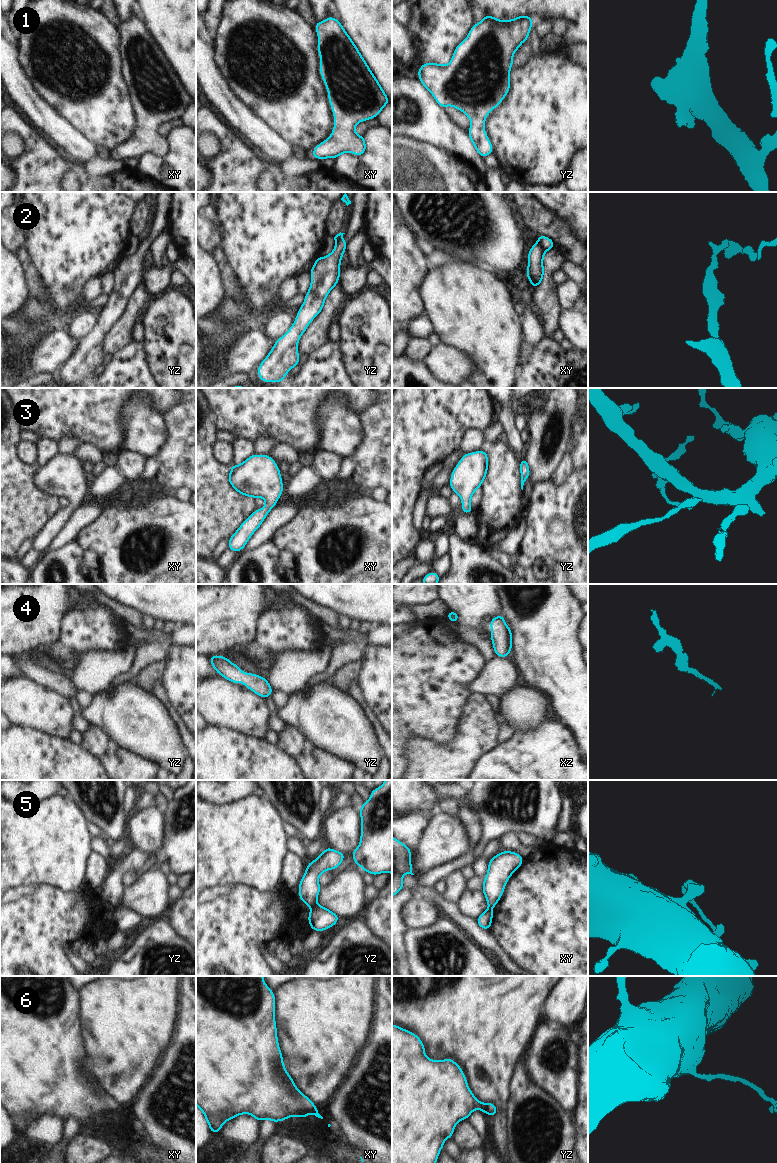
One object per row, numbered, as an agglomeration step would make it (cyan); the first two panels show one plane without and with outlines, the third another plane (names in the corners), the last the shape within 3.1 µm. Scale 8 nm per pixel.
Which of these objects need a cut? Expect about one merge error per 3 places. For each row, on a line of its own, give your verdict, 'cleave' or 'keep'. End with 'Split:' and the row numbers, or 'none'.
1: keep
2: cleave
3: keep
4: keep
5: cleave
6: keep
Split: 2, 5

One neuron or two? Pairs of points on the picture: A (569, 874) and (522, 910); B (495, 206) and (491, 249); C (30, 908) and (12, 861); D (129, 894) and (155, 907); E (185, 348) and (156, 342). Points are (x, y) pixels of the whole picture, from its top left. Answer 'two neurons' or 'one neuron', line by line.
A: one neuron
B: one neuron
C: two neurons
D: one neuron
E: one neuron

